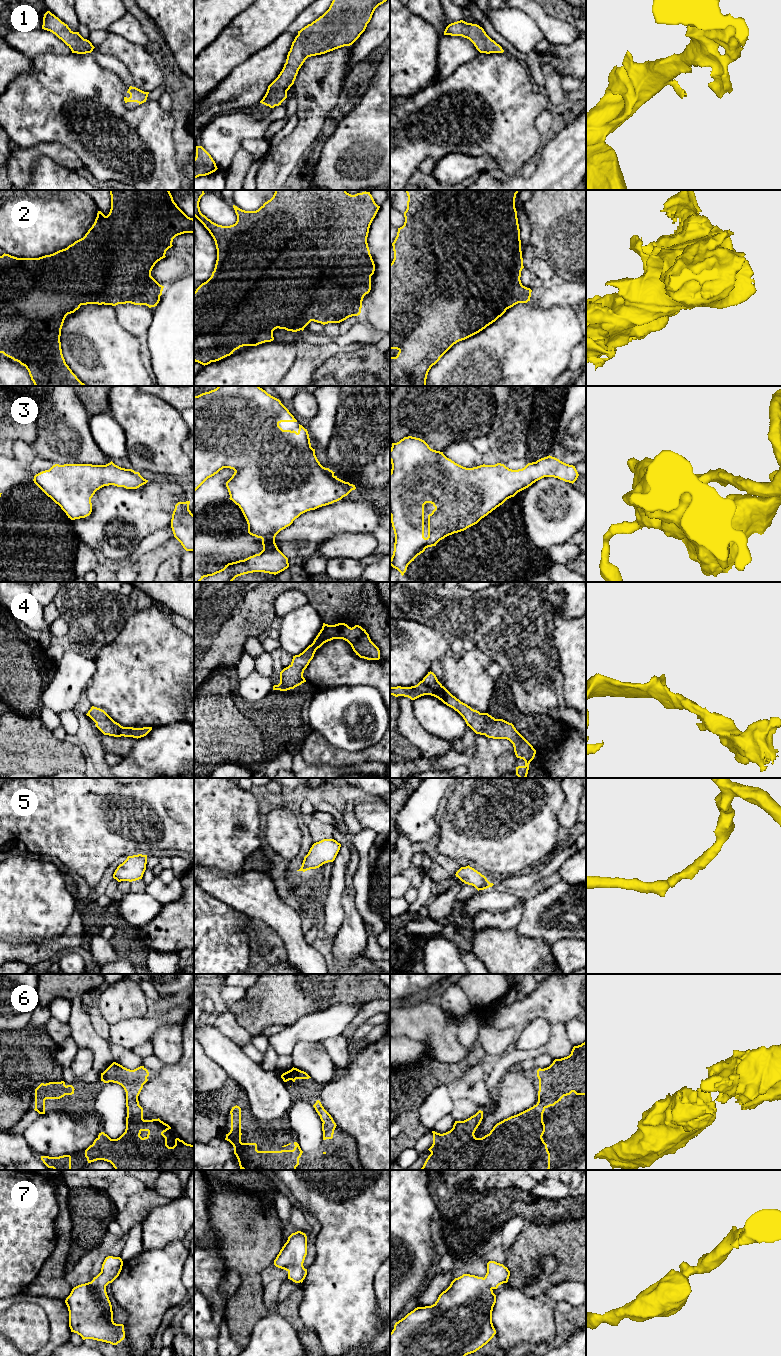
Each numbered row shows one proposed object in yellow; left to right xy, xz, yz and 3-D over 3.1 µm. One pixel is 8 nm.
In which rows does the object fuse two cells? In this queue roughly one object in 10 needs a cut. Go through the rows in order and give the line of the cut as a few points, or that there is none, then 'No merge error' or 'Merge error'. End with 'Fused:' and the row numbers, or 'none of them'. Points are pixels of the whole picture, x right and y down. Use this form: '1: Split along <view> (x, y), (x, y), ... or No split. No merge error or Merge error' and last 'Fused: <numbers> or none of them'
1: No split. No merge error
2: No split. No merge error
3: No split. No merge error
4: No split. No merge error
5: No split. No merge error
6: No split. No merge error
7: No split. No merge error
Fused: none of them

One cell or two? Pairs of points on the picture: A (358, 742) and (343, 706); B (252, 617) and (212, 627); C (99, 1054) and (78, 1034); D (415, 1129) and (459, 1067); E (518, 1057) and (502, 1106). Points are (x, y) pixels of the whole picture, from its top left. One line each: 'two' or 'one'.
A: one
B: one
C: one
D: one
E: two

